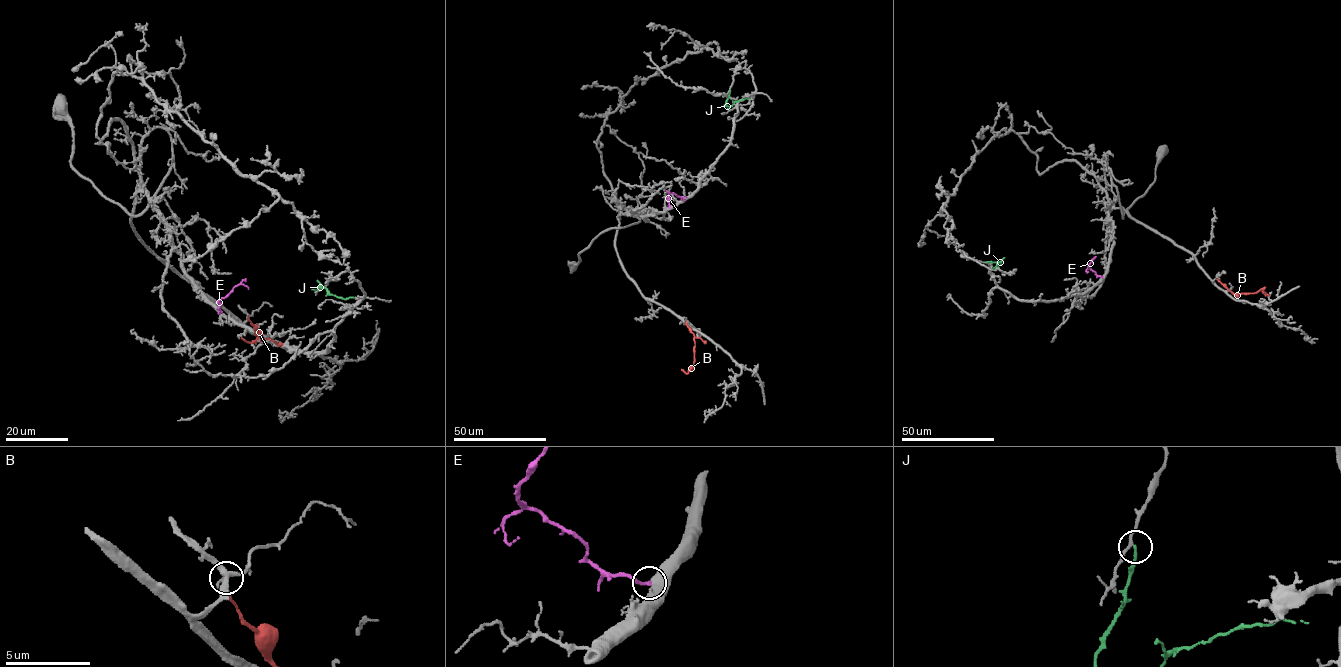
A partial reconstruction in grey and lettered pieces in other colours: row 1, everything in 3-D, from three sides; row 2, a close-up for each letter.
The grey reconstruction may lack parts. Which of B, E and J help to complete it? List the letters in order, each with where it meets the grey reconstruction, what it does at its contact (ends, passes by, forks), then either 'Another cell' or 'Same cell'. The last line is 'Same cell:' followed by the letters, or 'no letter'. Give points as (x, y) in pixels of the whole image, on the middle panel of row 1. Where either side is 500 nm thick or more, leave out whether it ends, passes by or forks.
B: Touches grey at (686, 322). It ends there. Another cell
E: Touches grey at (668, 207). Same cell
J: Touches grey at (730, 90). It ends there. Another cell
Same cell: E

